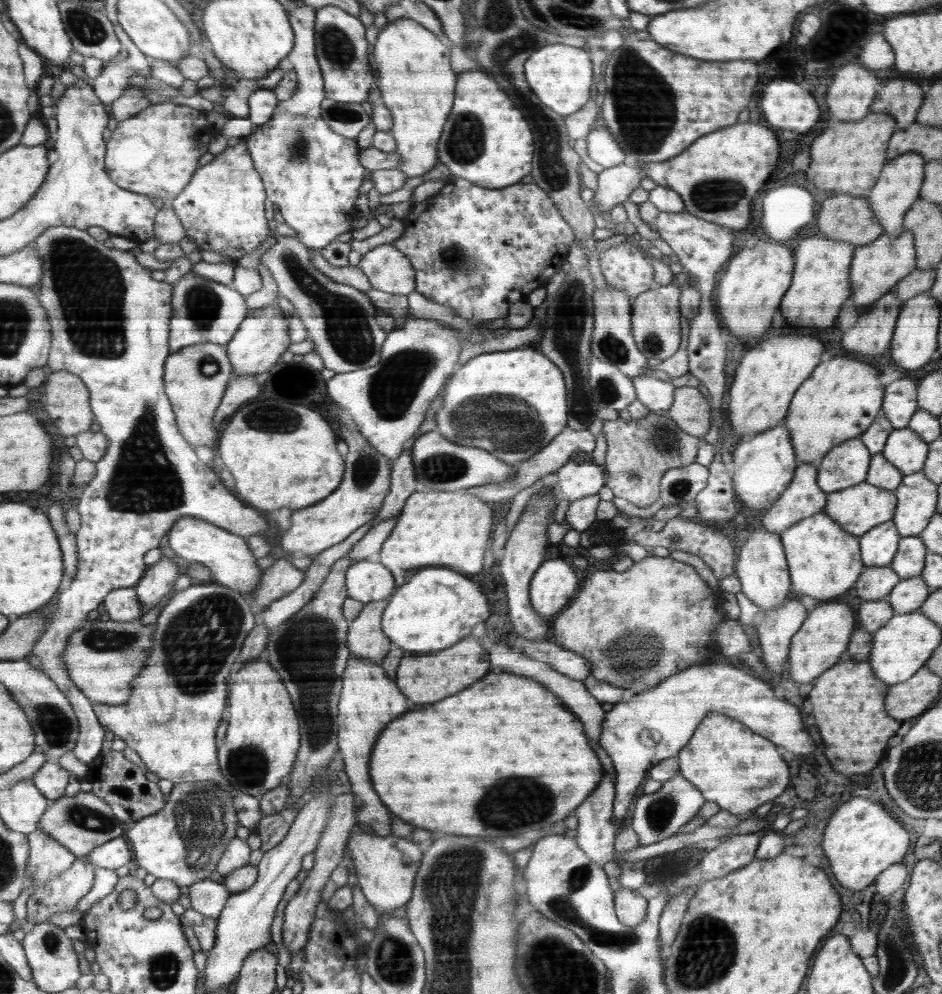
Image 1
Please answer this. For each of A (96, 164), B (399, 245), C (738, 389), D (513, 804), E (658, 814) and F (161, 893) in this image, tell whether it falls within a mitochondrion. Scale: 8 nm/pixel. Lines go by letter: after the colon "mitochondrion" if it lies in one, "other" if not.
A: other
B: other
C: other
D: mitochondrion
E: mitochondrion
F: other

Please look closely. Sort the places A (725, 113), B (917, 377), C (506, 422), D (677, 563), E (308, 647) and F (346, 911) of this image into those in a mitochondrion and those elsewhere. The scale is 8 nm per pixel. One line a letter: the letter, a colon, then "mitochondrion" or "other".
A: other
B: other
C: mitochondrion
D: other
E: mitochondrion
F: other

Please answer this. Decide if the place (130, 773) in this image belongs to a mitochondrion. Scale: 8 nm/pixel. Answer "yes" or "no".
no

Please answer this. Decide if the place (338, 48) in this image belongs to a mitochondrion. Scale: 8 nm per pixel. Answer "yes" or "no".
yes

